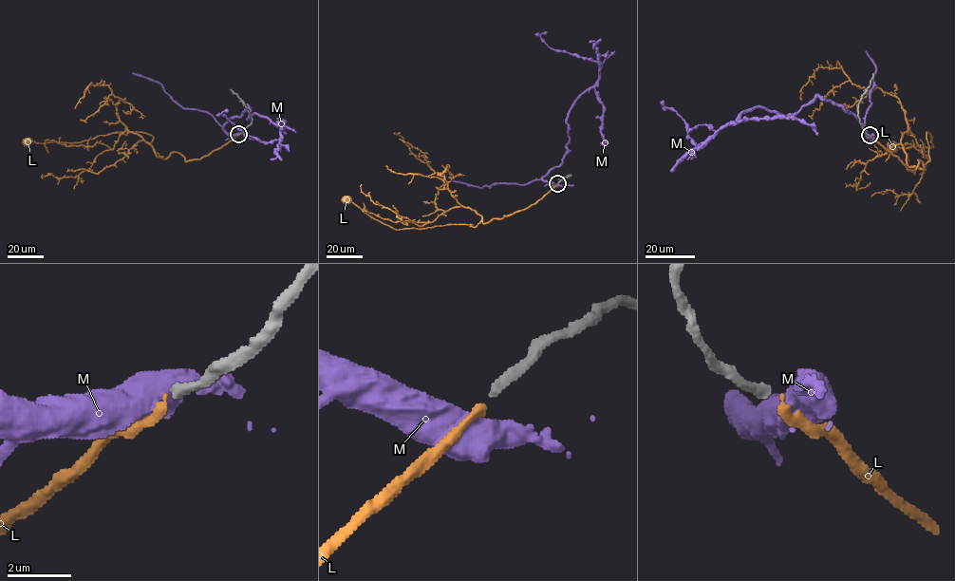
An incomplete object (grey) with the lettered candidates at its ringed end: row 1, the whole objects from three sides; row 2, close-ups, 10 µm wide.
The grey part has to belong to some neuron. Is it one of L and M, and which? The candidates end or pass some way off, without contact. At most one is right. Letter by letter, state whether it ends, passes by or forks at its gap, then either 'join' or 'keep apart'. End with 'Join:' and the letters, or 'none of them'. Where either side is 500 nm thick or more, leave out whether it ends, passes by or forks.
L: it ends; join
M: keep apart
Join: L

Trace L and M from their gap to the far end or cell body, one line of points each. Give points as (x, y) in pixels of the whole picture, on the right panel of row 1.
L: (870, 136), (913, 173), (918, 160), (925, 169), (929, 160), (926, 132), (933, 146), (891, 144)
M: (870, 135), (852, 114), (815, 97), (785, 116), (753, 107), (696, 146), (684, 121), (661, 102)

